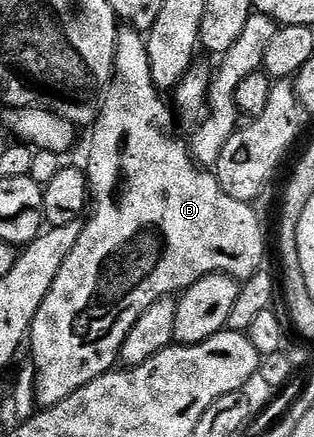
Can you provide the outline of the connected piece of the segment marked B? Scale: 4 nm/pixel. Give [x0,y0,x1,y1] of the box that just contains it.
[30,25,265,408]

